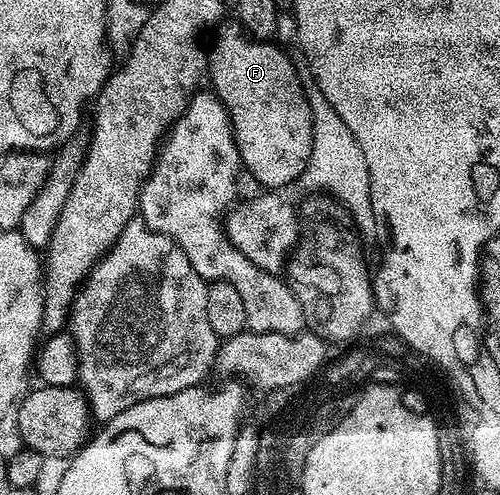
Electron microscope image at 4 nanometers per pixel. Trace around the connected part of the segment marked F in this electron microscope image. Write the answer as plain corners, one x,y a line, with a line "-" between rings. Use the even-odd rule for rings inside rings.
237,23
225,25
213,34
214,46
211,44
208,49
208,81
214,84
211,85
212,92
222,100
230,116
242,169
252,174
259,186
270,191
282,191
285,185
301,178
312,155
312,111
298,78
299,66
294,65
293,59
275,43
255,41

